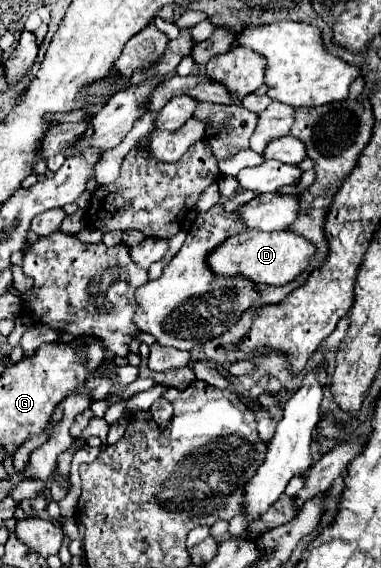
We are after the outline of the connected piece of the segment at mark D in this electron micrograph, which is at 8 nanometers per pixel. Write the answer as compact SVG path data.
M248 230L246 234L238 234L220 244L210 256L208 264L218 276L242 274L256 284L284 286L296 280L306 266L316 260L316 246L302 238L300 234L292 234L288 230L282 232L264 232L264 230Z

